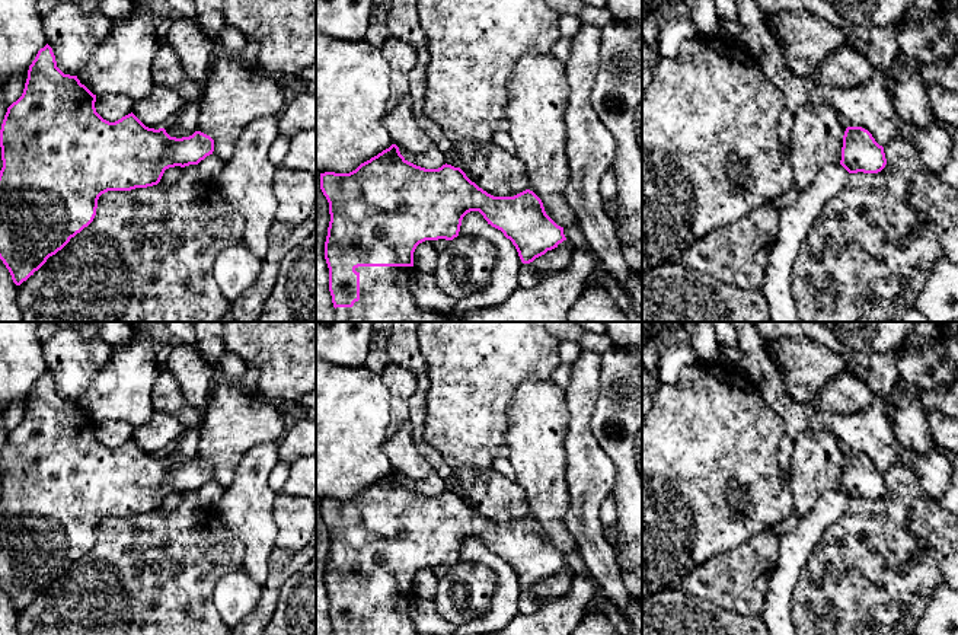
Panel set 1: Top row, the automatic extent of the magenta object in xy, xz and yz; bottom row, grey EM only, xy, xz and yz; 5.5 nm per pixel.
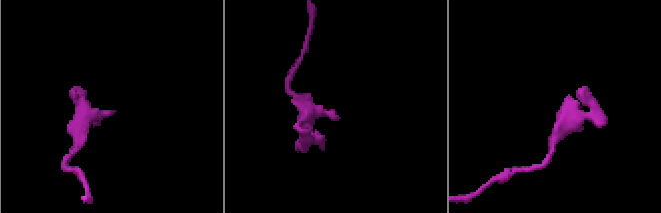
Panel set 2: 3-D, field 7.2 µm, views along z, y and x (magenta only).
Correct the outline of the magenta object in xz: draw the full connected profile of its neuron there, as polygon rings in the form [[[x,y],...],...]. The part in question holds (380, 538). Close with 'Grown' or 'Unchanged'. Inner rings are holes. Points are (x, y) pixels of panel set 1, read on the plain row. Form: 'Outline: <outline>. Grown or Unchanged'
Outline: [[[396,470],[349,500],[320,500],[320,516],[330,540],[325,585],[335,635],[421,635],[411,620],[416,572],[425,567],[453,567],[470,537],[479,537],[488,551],[512,568],[523,588],[518,600],[521,613],[542,607],[530,590],[566,567],[563,553],[546,540],[533,517],[494,523],[472,508],[460,494],[446,489],[438,495],[425,495],[408,488]]]. Grown

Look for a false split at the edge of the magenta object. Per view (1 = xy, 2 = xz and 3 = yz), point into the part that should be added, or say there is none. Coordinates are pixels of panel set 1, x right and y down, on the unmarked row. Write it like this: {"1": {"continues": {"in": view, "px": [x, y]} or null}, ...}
{"1": {"continues": null}, "2": {"continues": {"in": "xz", "px": [380, 613]}}, "3": {"continues": null}}

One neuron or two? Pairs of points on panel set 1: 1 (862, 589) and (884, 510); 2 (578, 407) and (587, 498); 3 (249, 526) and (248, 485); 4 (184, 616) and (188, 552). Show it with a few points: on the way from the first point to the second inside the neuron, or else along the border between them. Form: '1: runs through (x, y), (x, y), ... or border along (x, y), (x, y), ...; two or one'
1: runs through (869, 570), (872, 541), (880, 529); one
2: runs through (580, 430), (580, 444), (587, 463), (587, 475); one
3: runs through (249, 516), (246, 509), (248, 495); one
4: runs through (184, 600), (184, 568); one

